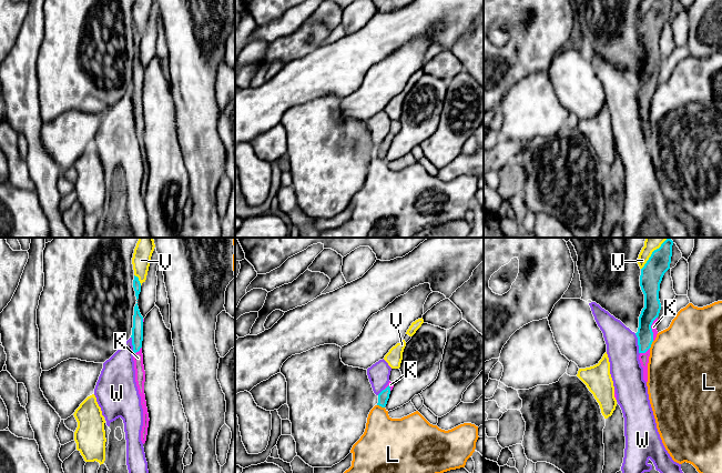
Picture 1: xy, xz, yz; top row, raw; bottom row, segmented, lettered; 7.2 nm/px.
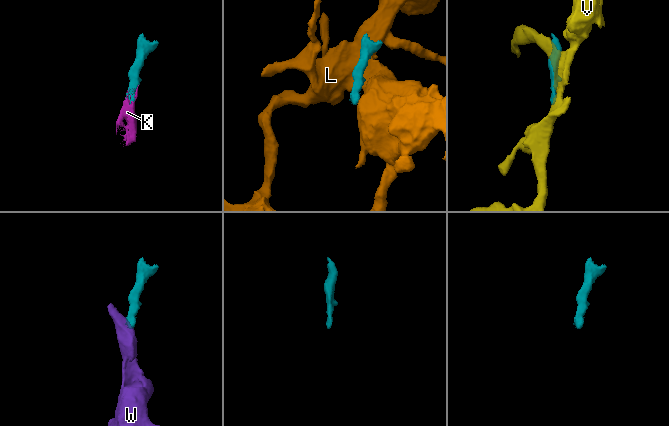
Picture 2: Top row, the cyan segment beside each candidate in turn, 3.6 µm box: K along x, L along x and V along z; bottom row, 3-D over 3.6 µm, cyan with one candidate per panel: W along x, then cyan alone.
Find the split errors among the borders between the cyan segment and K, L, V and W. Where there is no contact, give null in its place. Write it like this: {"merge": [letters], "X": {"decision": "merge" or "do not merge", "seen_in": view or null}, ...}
{"merge": ["K"], "K": {"decision": "merge", "seen_in": "yz"}, "L": {"decision": "do not merge", "seen_in": "xz"}, "V": {"decision": "do not merge", "seen_in": "xy"}, "W": {"decision": "do not merge", "seen_in": "yz"}}

